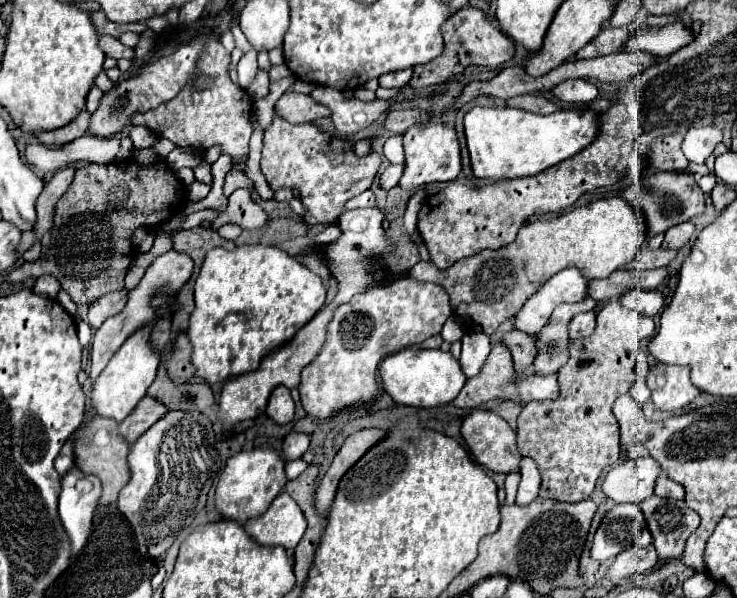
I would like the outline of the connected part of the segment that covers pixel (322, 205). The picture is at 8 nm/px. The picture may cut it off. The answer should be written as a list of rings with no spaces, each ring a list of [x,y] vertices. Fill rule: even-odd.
[[[274,116],[274,122],[270,128],[266,128],[264,132],[264,148],[262,148],[262,174],[266,176],[268,184],[272,190],[288,186],[288,188],[298,188],[300,192],[300,200],[306,206],[306,216],[304,220],[310,224],[334,224],[338,220],[338,216],[344,212],[344,204],[362,194],[364,190],[368,190],[372,186],[372,180],[378,172],[380,166],[380,156],[378,154],[368,154],[368,156],[354,156],[352,154],[352,144],[348,138],[338,138],[338,136],[330,136],[326,132],[322,132],[320,128],[316,128],[314,124],[290,124],[286,120],[282,120],[280,116]]]

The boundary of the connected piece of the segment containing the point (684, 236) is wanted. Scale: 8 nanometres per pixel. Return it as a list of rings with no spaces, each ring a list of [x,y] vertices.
[[[684,222],[684,224],[678,224],[678,226],[670,228],[666,232],[666,236],[664,236],[662,248],[676,248],[676,250],[680,250],[682,246],[686,246],[692,240],[694,230],[696,230],[696,226],[692,222]]]

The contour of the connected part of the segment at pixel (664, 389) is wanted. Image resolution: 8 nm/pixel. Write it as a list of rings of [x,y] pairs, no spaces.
[[[656,364],[648,372],[648,388],[652,390],[654,408],[668,414],[678,414],[700,394],[700,390],[690,382],[688,368],[666,364]]]

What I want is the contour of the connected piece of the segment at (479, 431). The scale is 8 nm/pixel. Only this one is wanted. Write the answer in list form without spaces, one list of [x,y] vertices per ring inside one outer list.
[[[474,410],[472,414],[468,414],[464,418],[460,432],[462,432],[466,444],[470,446],[474,458],[480,464],[484,464],[486,468],[490,468],[492,472],[502,472],[502,474],[520,472],[522,454],[518,452],[518,434],[502,416],[488,412],[488,410]]]

